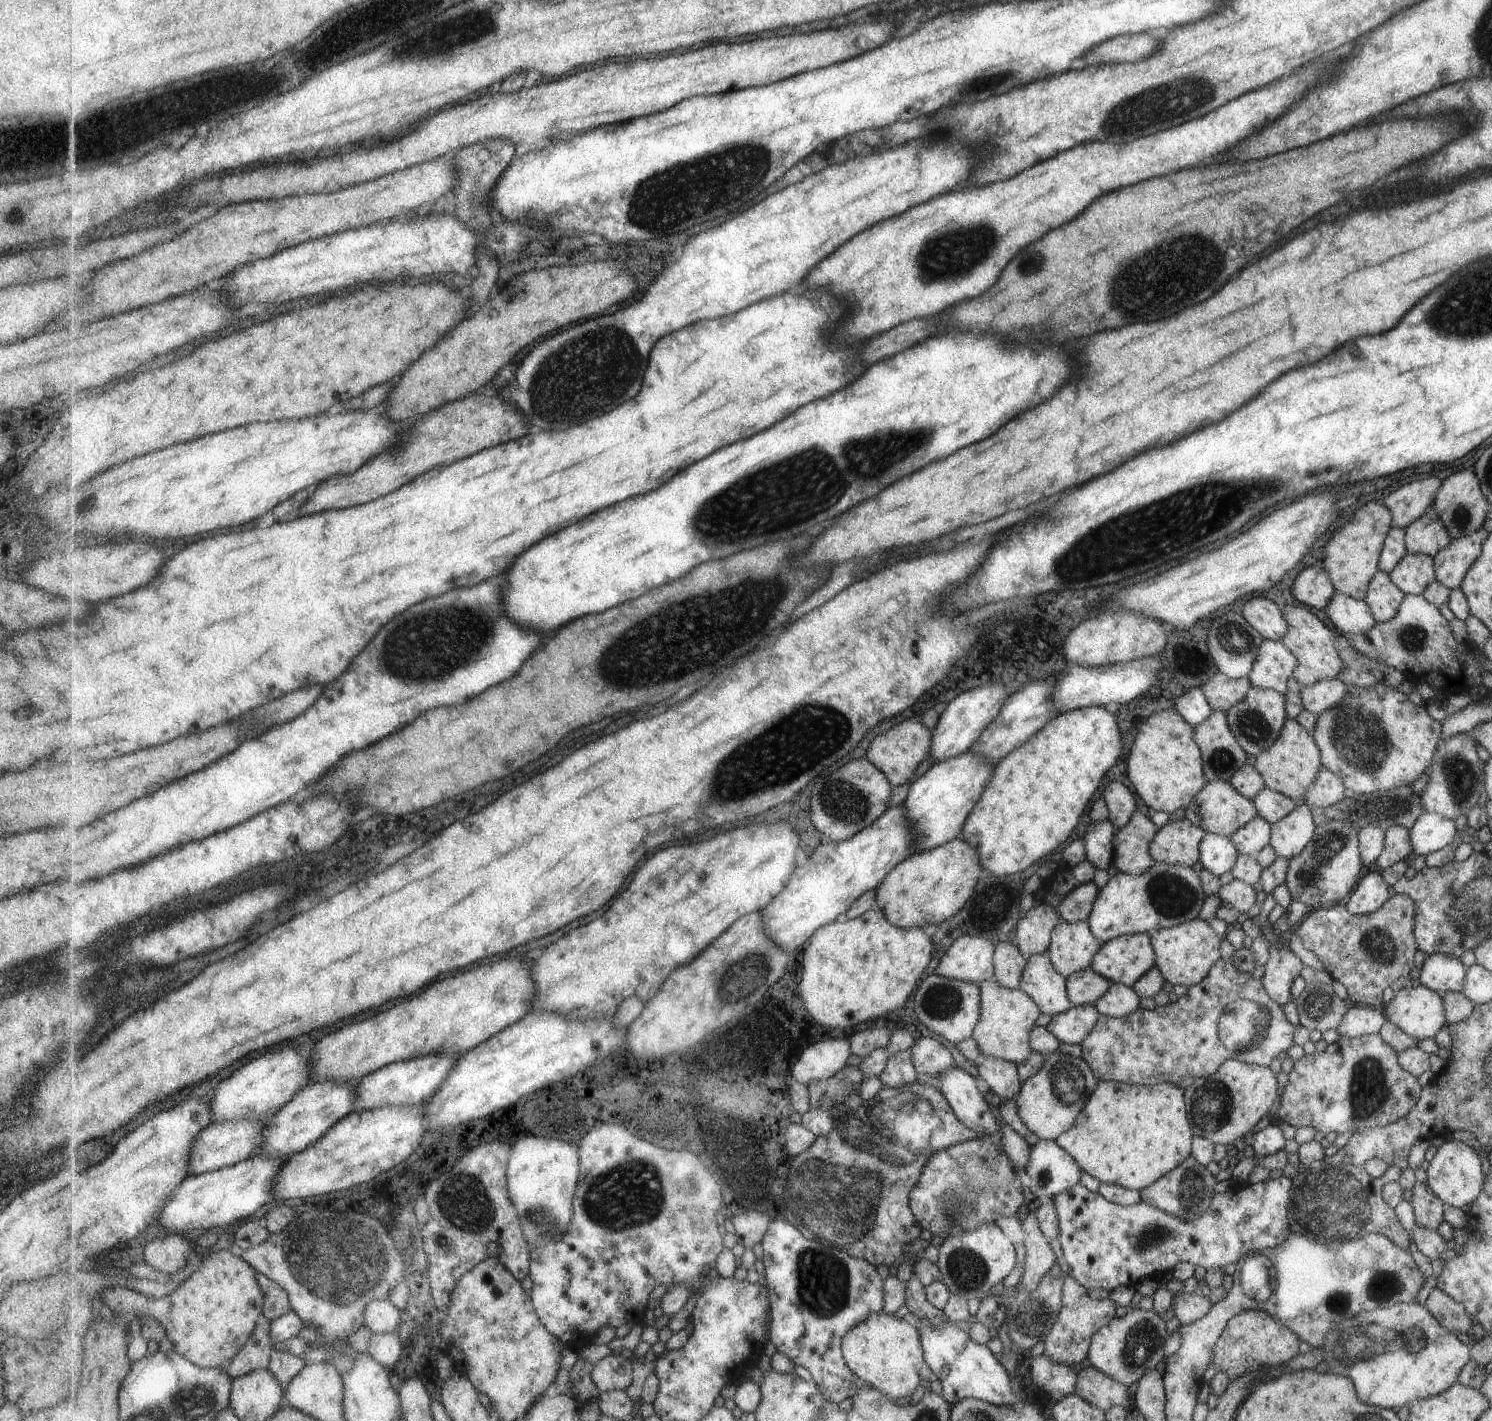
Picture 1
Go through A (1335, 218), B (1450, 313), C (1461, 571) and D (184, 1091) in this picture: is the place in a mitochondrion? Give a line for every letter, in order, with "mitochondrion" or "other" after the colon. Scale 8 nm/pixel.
A: other
B: mitochondrion
C: other
D: other

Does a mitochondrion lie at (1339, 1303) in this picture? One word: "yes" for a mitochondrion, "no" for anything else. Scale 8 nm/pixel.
yes

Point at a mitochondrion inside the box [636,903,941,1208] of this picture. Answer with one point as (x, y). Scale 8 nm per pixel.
(739, 981)

